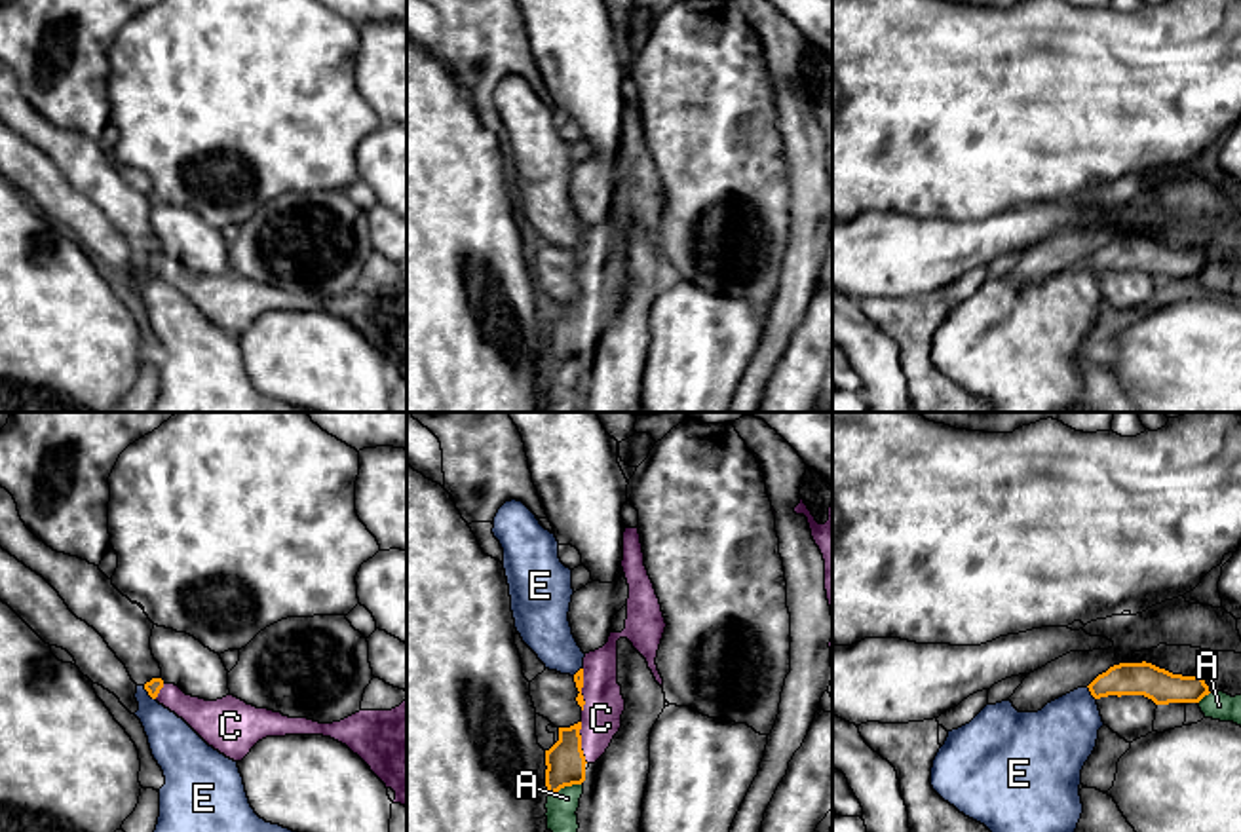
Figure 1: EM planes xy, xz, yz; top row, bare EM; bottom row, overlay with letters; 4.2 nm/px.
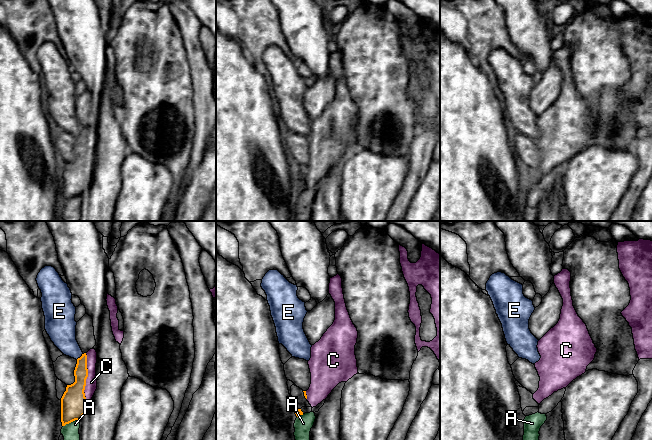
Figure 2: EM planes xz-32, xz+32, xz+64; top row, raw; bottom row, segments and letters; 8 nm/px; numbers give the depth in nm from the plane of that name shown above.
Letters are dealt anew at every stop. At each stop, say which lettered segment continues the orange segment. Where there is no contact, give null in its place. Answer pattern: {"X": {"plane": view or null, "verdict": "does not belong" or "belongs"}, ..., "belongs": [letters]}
{"A": {"plane": "xz", "verdict": "does not belong"}, "C": {"plane": "xz", "verdict": "belongs"}, "E": {"plane": "xy", "verdict": "does not belong"}, "belongs": ["C"]}

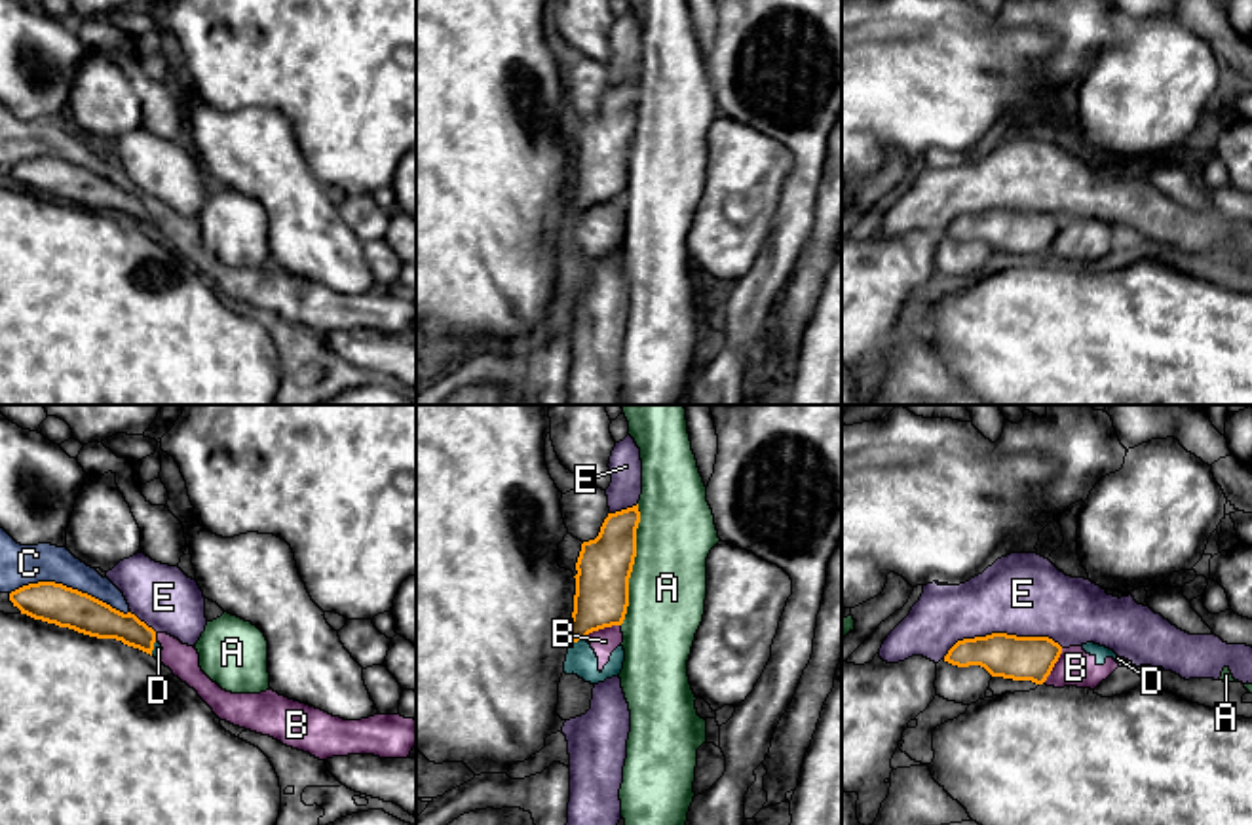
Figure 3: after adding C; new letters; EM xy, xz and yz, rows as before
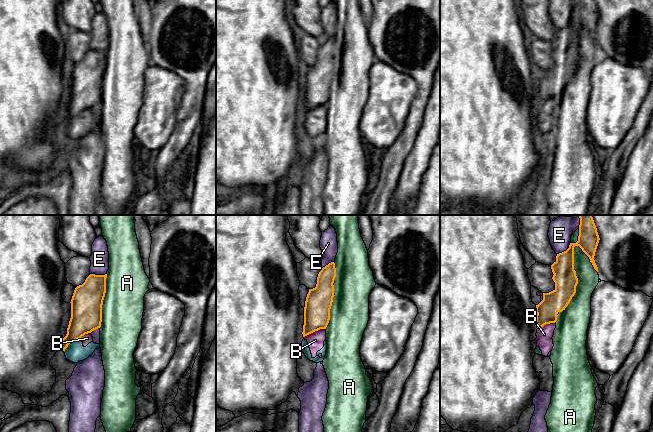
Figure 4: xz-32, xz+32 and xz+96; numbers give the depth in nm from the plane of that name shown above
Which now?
{"A": {"plane": "xz", "verdict": "does not belong"}, "B": {"plane": "xz", "verdict": "does not belong"}, "C": {"plane": "xy", "verdict": "does not belong"}, "D": {"plane": "xz", "verdict": "does not belong"}, "E": {"plane": "yz", "verdict": "does not belong"}, "belongs": []}

